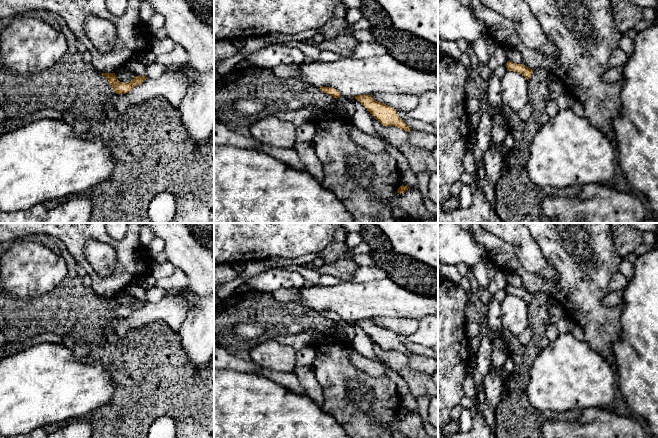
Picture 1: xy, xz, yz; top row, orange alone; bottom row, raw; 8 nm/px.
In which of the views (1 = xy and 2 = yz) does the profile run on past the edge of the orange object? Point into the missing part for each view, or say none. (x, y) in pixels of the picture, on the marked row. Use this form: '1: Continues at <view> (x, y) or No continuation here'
1: No continuation here
2: No continuation here

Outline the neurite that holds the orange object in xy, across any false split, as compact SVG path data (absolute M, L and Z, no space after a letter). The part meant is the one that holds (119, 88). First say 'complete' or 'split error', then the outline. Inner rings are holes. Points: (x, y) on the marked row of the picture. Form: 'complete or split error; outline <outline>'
complete; outline M102 73L102 75L107 78L110 86L113 88L116 94L126 94L130 92L134 87L141 85L147 79L146 75L138 75L134 77L131 81L122 83L117 79L115 73Z

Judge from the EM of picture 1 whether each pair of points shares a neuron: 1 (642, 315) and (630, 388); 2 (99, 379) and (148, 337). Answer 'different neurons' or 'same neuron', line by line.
1: same neuron
2: different neurons

